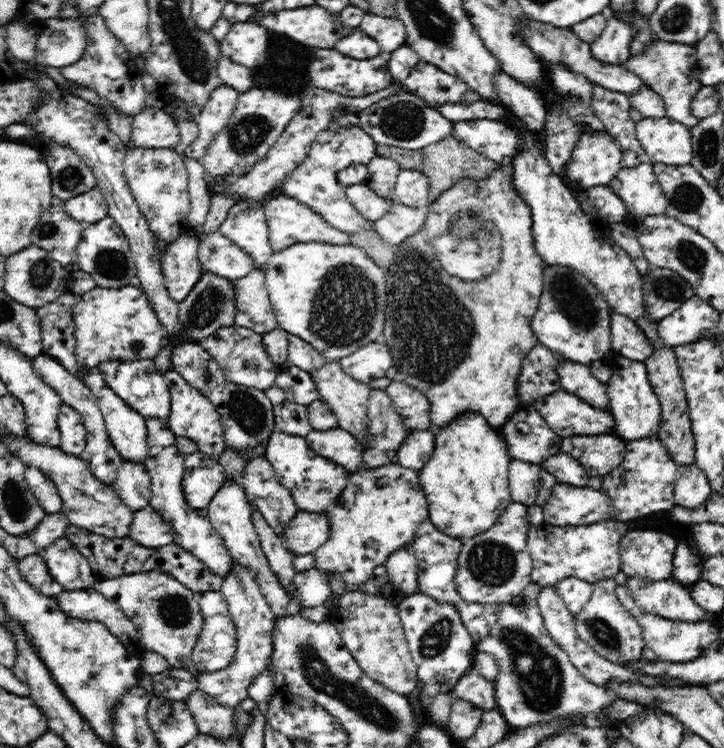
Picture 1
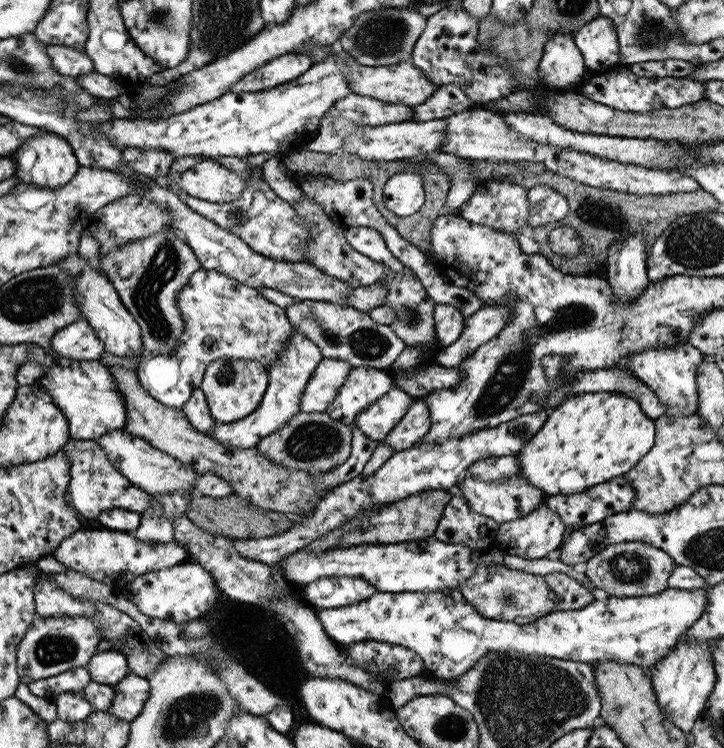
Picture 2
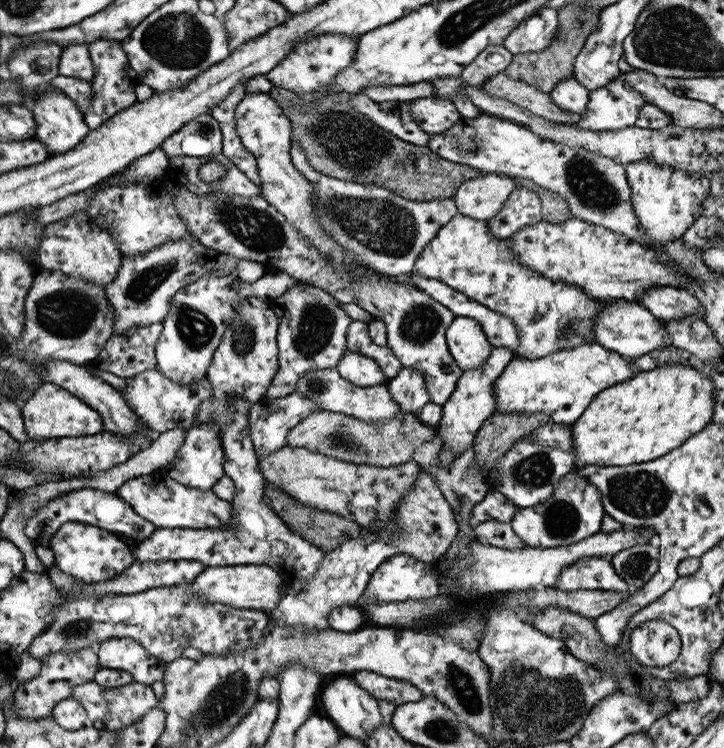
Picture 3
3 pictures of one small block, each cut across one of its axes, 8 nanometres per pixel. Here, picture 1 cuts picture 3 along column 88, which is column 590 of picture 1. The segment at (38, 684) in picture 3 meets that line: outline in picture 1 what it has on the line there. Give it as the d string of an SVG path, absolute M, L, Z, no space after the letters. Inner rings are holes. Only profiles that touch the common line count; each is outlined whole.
M553 585L542 586L542 590L540 590L536 596L536 605L538 605L544 627L548 630L552 641L561 648L570 658L572 665L574 665L588 681L602 687L613 679L620 682L640 683L648 687L675 687L675 684L671 684L671 682L661 682L661 680L655 680L655 678L647 678L646 676L633 674L630 669L626 669L626 667L622 667L620 664L604 659L591 647L588 647L588 644L585 644L577 634L575 615L567 610L566 603L562 600L562 597L558 594L557 589Z

